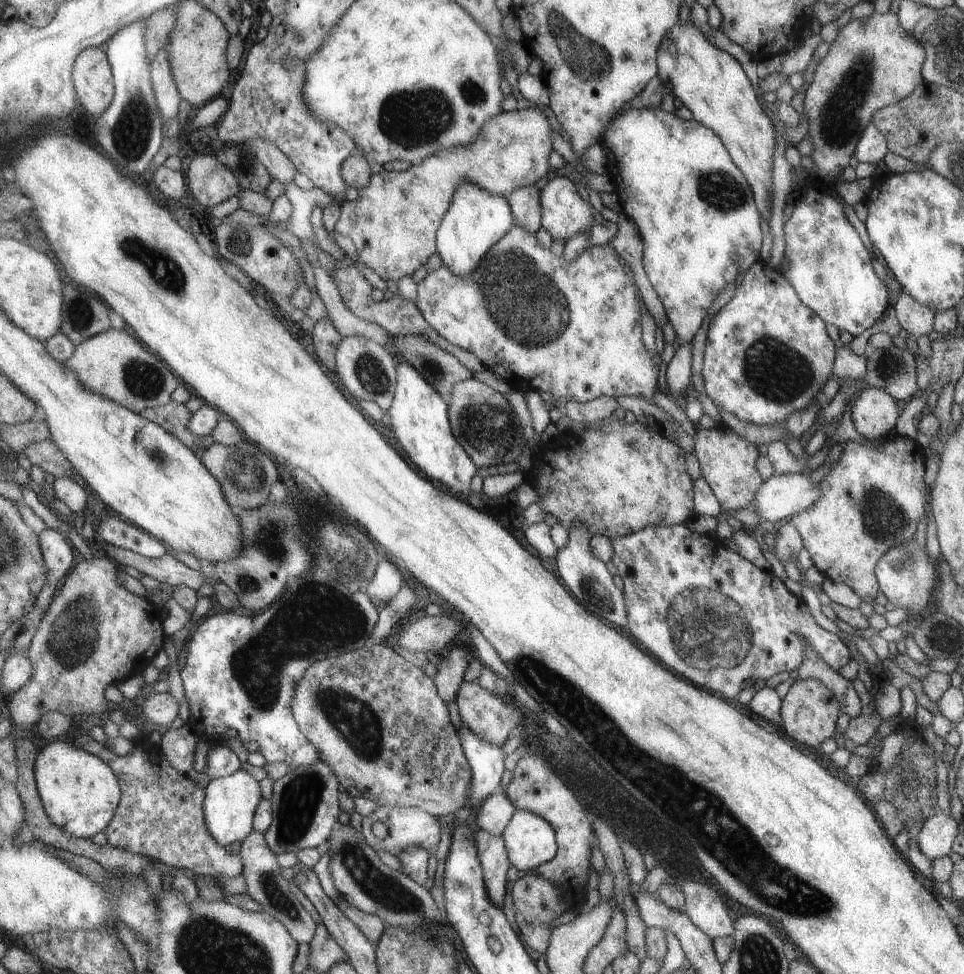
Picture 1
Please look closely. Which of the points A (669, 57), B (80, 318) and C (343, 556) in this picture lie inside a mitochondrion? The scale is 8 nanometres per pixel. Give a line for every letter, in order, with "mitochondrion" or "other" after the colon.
A: other
B: mitochondrion
C: mitochondrion

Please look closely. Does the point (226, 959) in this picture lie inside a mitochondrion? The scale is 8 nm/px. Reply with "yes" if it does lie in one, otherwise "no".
yes

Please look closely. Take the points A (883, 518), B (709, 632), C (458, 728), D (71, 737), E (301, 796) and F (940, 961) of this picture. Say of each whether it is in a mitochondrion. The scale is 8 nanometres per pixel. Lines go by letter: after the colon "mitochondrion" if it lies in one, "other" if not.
A: mitochondrion
B: mitochondrion
C: other
D: other
E: mitochondrion
F: other

